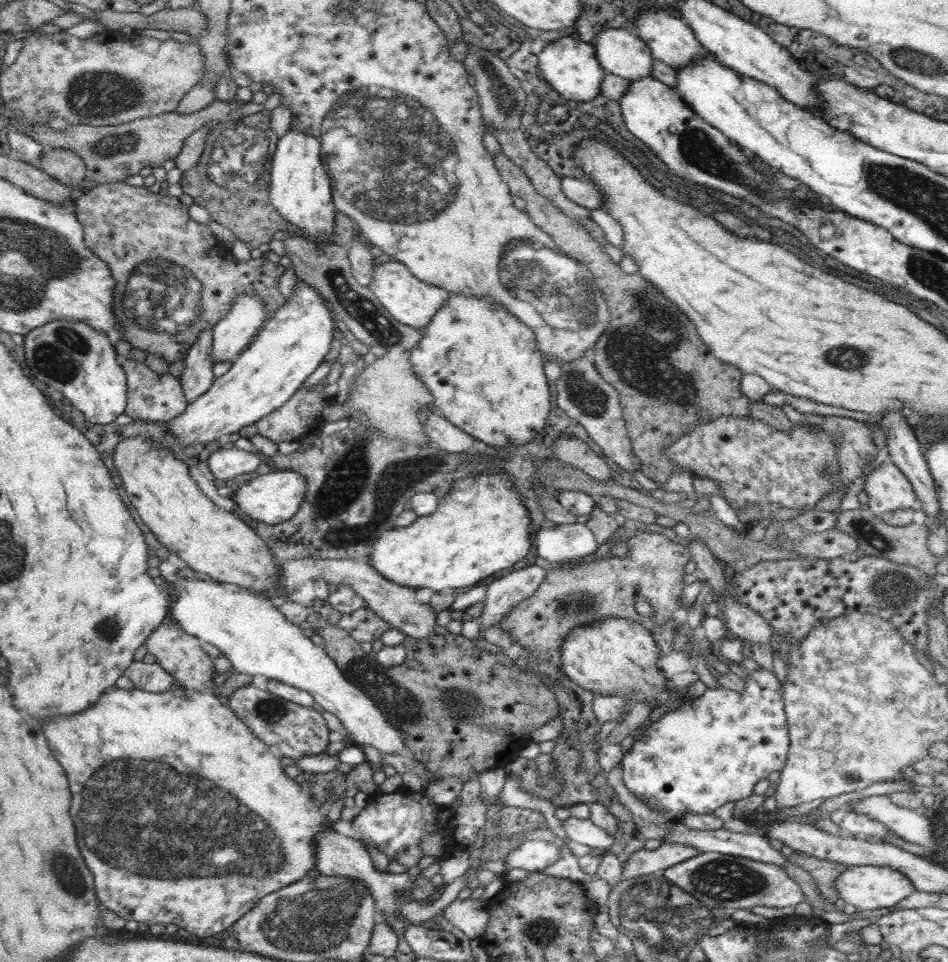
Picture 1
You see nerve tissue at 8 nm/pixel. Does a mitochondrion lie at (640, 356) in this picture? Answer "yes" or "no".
yes

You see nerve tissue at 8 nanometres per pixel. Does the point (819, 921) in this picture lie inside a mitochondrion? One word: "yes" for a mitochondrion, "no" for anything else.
no

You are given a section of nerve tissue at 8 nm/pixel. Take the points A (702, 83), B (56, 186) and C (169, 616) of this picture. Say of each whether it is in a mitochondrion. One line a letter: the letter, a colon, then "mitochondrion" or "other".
A: other
B: other
C: other

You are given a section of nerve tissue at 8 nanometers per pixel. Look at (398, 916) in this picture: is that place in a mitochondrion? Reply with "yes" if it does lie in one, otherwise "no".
no

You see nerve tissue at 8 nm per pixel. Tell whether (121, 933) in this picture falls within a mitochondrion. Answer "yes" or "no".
no

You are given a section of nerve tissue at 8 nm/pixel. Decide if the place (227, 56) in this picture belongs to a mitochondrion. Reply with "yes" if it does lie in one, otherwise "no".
no

